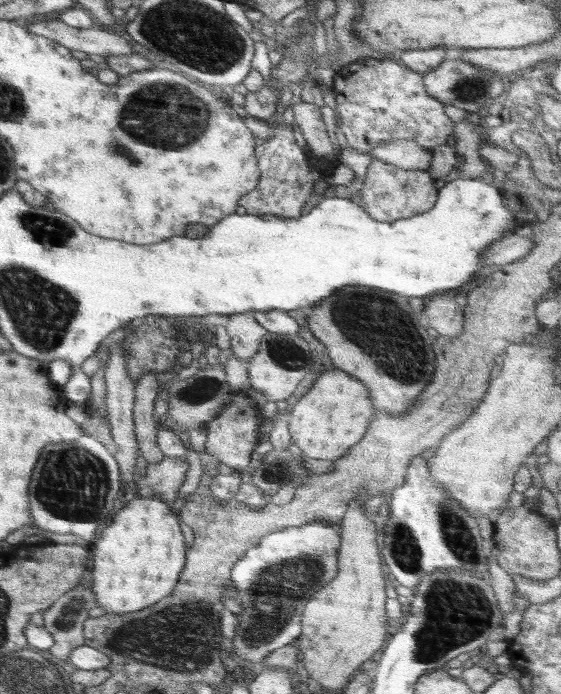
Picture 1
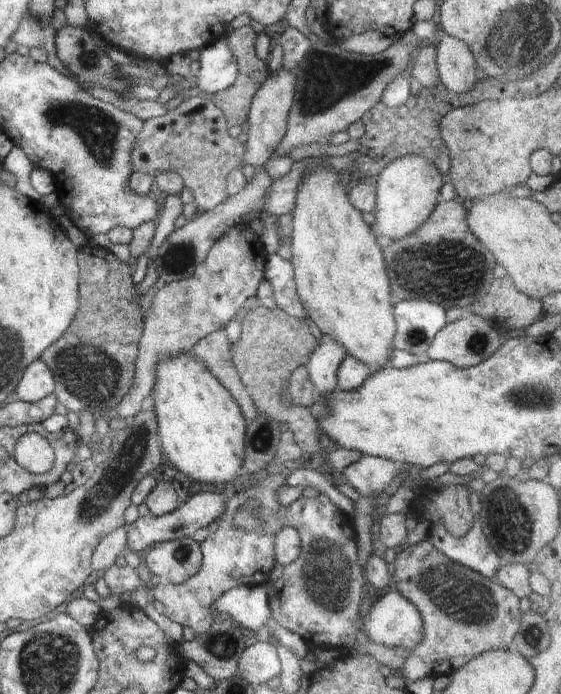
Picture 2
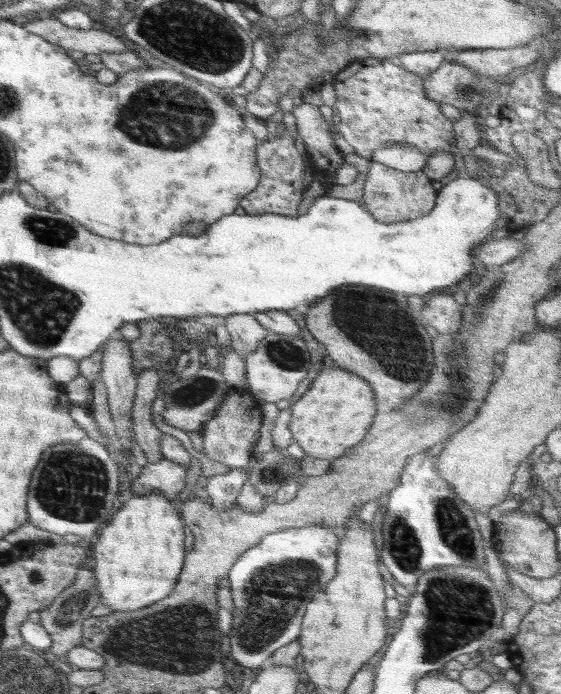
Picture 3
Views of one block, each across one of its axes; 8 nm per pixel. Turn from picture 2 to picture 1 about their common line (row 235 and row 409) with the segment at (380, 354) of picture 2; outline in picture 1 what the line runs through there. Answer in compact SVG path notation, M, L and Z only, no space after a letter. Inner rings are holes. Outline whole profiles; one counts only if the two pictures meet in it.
M327 369L297 401L289 414L288 430L302 456L335 461L362 440L375 414L368 388L360 380L339 369Z

